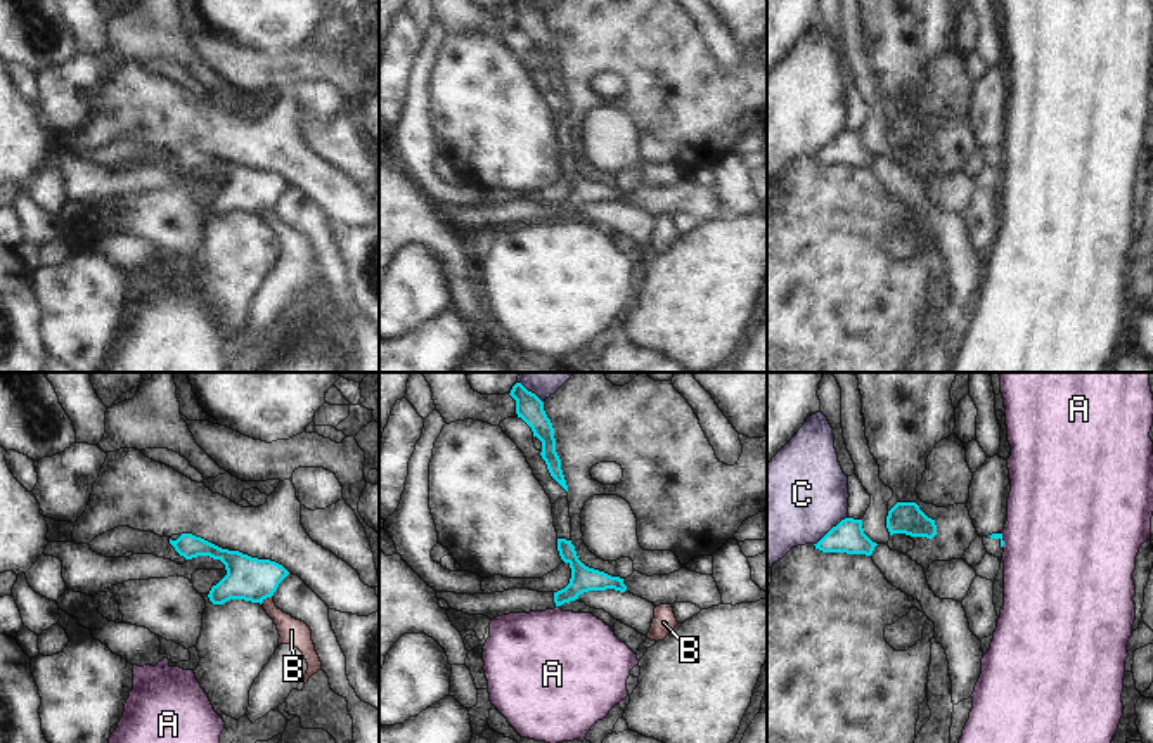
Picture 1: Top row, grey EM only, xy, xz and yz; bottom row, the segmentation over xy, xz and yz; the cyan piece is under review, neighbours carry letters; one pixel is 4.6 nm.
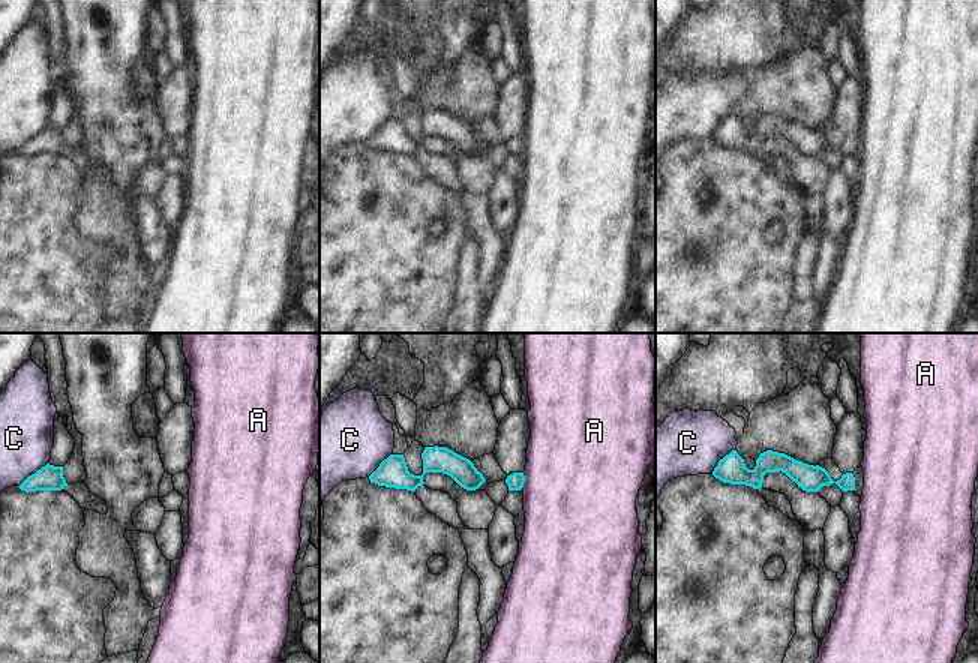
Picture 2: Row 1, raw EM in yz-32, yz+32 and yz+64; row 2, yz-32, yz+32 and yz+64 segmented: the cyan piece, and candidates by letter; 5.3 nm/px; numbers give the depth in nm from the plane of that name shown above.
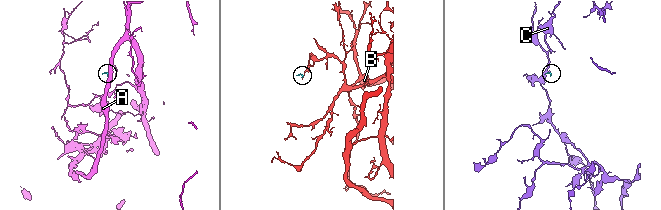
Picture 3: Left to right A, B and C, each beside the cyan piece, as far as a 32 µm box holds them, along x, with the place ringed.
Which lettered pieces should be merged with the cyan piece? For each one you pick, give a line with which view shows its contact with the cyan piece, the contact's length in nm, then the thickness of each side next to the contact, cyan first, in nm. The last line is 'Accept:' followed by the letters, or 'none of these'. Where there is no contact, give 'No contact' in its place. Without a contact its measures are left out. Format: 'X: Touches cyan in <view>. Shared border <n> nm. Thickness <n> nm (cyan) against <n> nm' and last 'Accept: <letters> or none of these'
Accept: none of these

